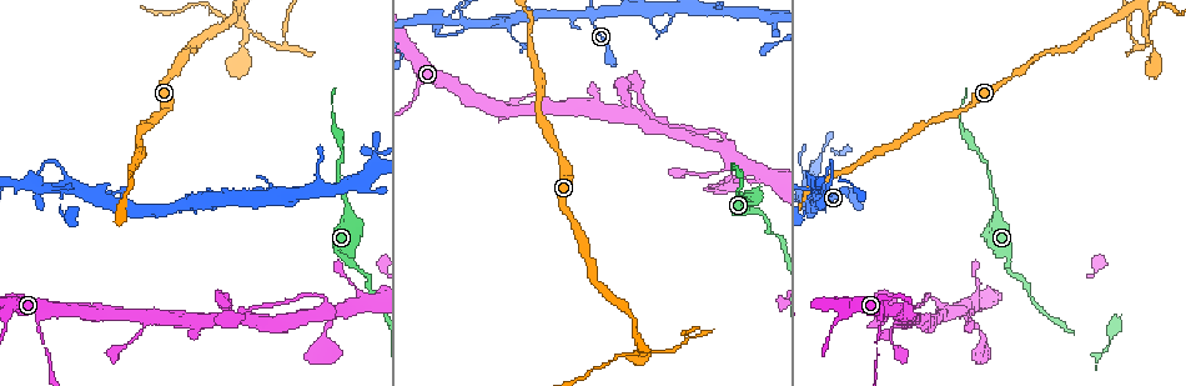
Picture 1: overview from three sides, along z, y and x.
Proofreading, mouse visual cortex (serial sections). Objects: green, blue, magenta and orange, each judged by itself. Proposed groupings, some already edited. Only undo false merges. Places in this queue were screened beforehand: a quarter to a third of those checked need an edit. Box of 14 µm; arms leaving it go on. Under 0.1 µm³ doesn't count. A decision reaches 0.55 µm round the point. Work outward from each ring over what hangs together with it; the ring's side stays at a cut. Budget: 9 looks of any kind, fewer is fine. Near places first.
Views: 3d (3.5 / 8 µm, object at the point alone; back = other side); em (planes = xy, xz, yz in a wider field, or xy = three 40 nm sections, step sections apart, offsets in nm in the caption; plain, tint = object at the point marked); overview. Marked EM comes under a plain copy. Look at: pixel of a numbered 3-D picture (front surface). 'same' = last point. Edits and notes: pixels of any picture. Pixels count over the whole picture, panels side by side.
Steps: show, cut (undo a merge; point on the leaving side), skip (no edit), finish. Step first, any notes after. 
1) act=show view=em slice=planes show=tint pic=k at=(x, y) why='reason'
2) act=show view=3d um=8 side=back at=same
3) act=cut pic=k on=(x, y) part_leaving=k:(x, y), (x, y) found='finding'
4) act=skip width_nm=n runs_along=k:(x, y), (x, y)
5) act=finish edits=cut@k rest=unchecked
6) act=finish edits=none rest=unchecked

act=show view=3d um=8 side=back pic=1 at=(183, 202) why='thick turns thin'

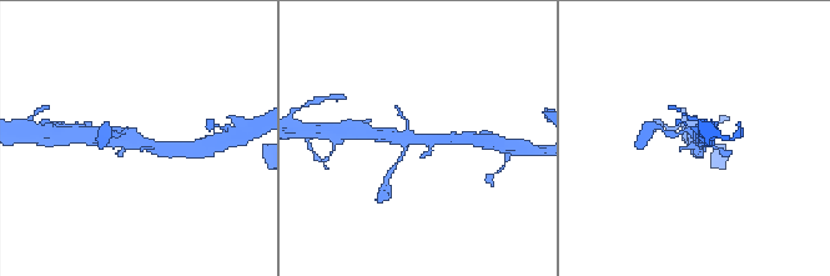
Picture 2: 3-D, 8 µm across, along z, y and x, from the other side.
act=show view=em slice=xy step=1 show=tint pic=2 at=(419, 137)

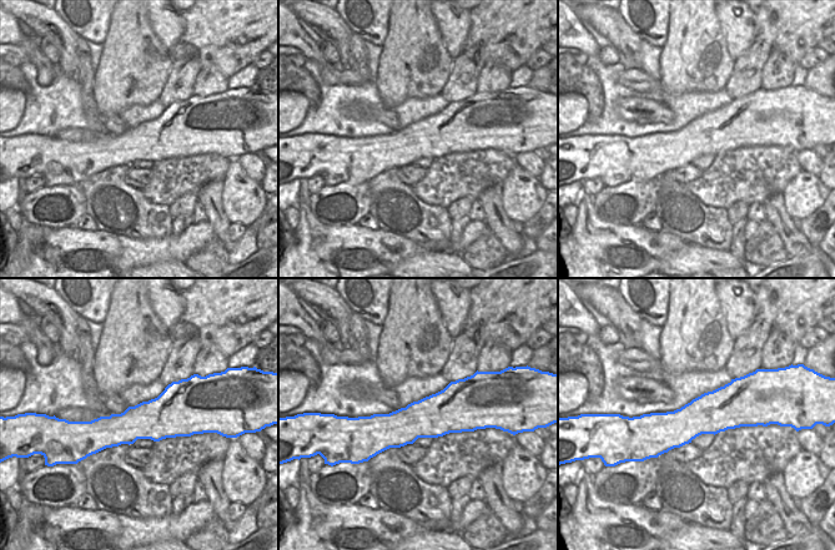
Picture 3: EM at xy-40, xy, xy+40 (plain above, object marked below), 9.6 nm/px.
act=skip width_nm=420 runs_along=2:(398, 159), (407, 139), (452, 139) found='all the same cell'

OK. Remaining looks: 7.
act=show view=em slice=planes show=tint pic=1 at=(320, 295) why='abrupt turn'

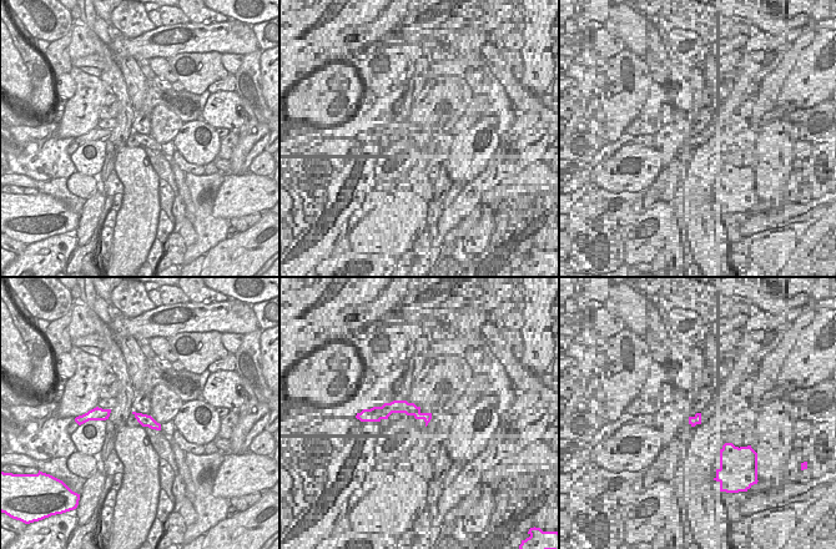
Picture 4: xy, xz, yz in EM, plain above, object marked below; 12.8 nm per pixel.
act=show view=3d um=3.5 at=same

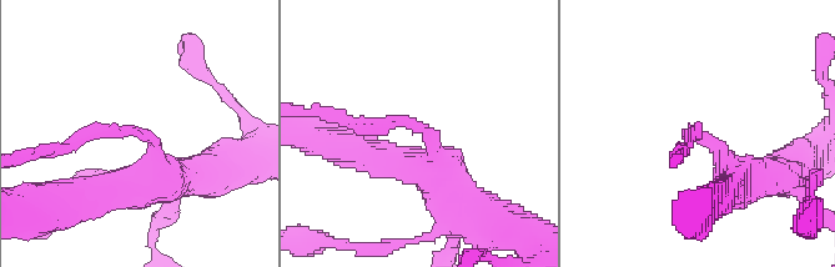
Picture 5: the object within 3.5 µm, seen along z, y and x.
act=cut pic=5 on=(402, 119) part_leaving=5:(434, 147), (412, 122), (338, 119) found='a second cell is stuck on'

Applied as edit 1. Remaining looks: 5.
act=show view=overview

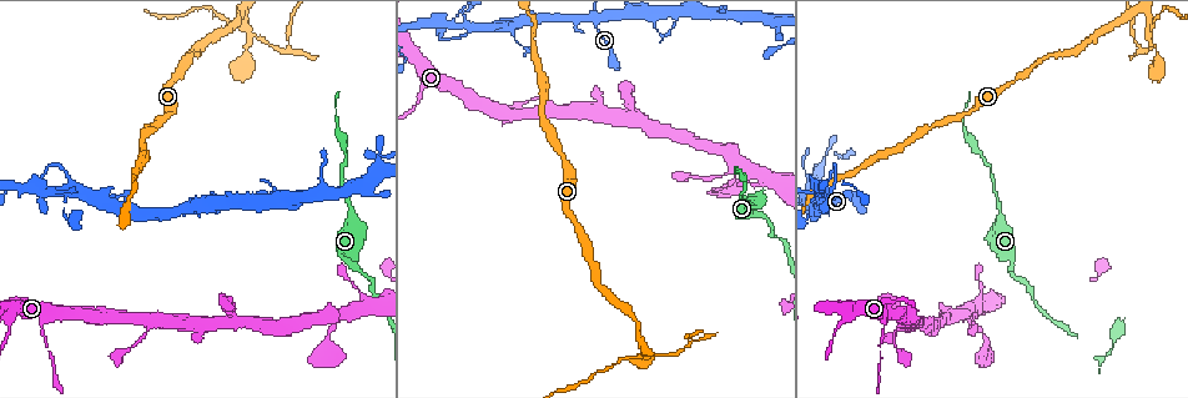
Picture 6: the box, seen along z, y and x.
act=show view=3d um=8 pic=6 at=(453, 23) why='two arms in line, one across'

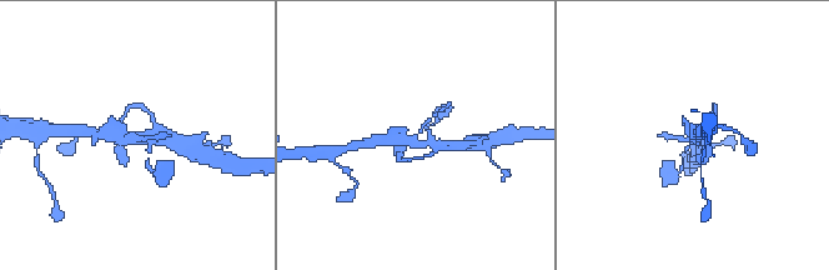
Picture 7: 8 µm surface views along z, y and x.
act=show view=3d um=3.5 pic=7 at=(132, 140) why='zoom in'

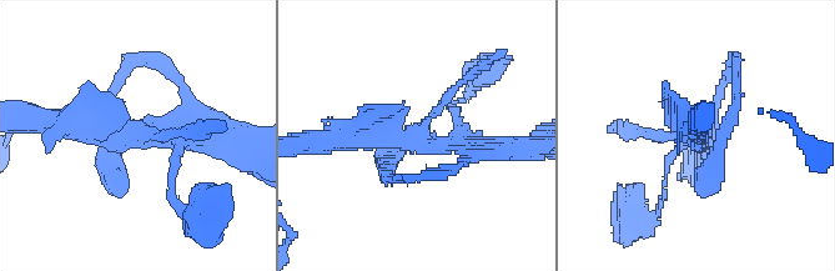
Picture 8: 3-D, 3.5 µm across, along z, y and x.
act=show view=em slice=xy step=1 show=tint pic=8 at=(419, 138) why='now the EM'

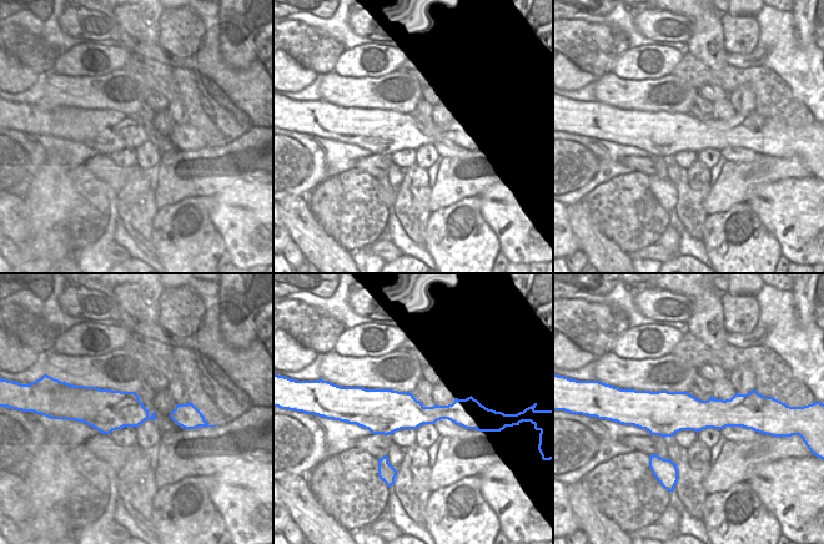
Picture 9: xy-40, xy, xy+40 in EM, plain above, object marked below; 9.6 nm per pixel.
act=skip width_nm=420 runs_along=8:(225, 139), (56, 124) found='all the same cell'

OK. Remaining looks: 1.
act=finish edits=cut@5 rest=unchecked

